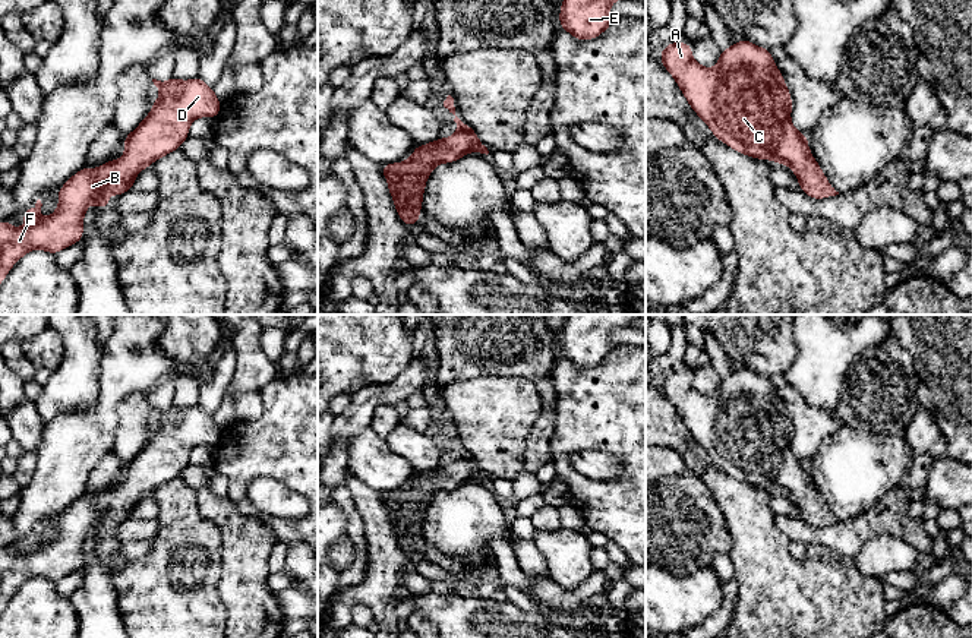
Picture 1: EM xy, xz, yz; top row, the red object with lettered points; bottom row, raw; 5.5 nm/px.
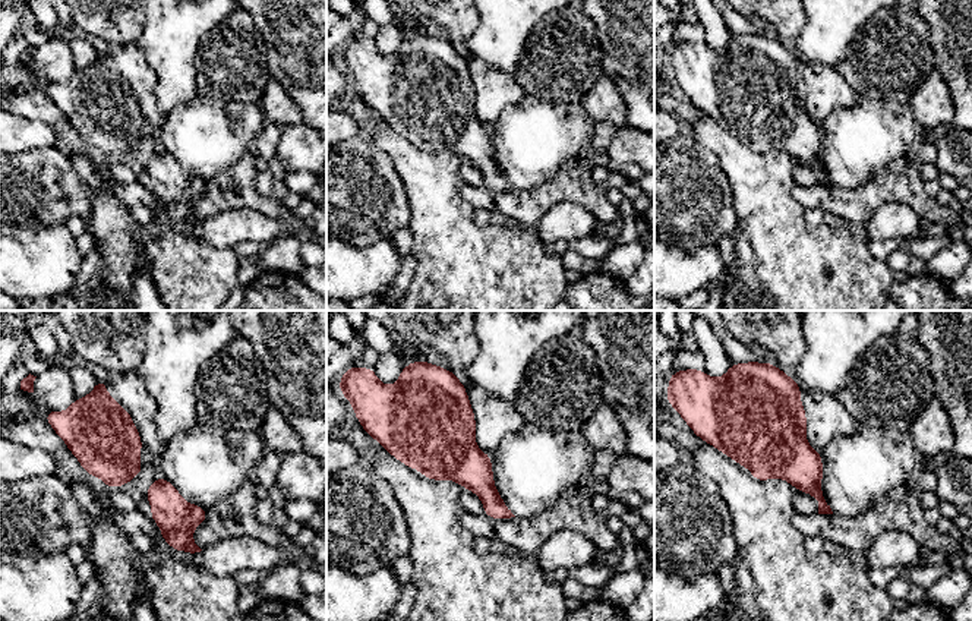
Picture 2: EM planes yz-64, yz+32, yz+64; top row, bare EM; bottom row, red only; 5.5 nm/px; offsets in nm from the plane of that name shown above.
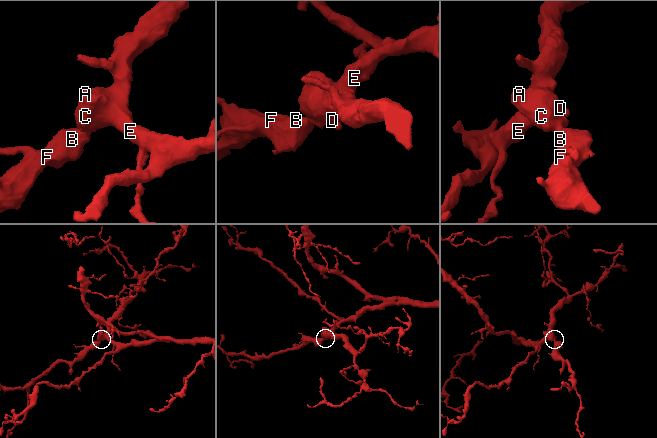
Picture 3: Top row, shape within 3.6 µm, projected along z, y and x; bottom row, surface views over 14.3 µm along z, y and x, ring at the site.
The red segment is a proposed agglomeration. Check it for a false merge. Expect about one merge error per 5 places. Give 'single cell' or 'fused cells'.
single cell

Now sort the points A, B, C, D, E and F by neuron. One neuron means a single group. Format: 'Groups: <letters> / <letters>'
Groups: A B C D E F

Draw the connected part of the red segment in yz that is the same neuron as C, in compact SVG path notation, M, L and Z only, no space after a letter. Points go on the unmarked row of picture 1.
M748 367L732 370L720 378L716 395L710 397L692 386L691 372L676 369L663 375L660 389L716 467L741 483L788 493L799 509L799 518L815 528L839 522L812 484L808 464L792 454L792 423L770 378Z

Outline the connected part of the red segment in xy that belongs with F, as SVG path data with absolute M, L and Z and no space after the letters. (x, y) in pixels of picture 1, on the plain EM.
M171 404L161 410L152 407L161 423L152 430L149 442L135 458L124 464L124 483L110 487L98 496L83 495L57 519L59 534L45 547L40 547L41 528L23 538L25 555L16 556L0 549L0 612L15 591L31 578L57 582L81 571L83 544L94 530L102 538L114 527L104 524L108 517L116 525L133 518L133 509L143 496L176 477L189 465L190 452L199 445L217 446L221 429L214 416L199 404L180 408Z

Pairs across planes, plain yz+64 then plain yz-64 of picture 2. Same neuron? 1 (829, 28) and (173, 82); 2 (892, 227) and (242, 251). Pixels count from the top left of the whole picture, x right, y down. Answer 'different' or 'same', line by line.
1: same
2: different

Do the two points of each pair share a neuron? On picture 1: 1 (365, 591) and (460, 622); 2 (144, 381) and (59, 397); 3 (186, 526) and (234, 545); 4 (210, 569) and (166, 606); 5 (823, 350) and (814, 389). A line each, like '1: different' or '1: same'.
1: different
2: different
3: different
4: same
5: same

